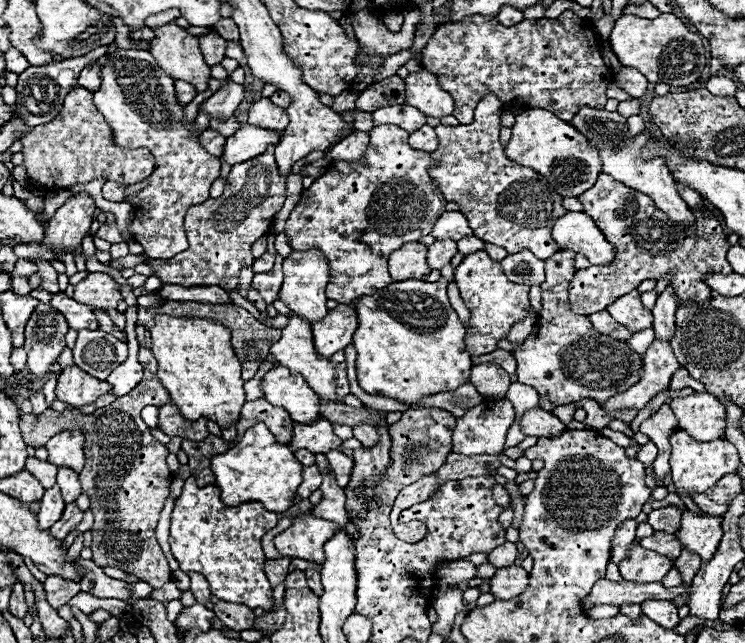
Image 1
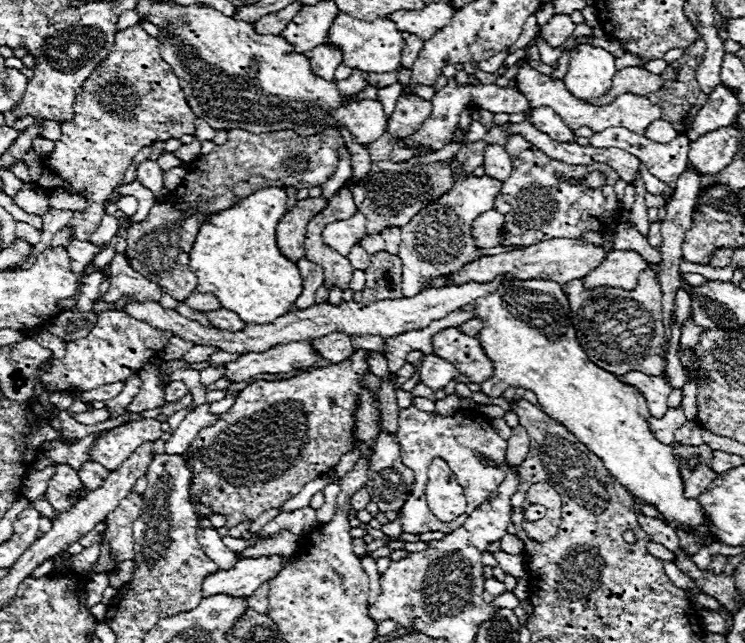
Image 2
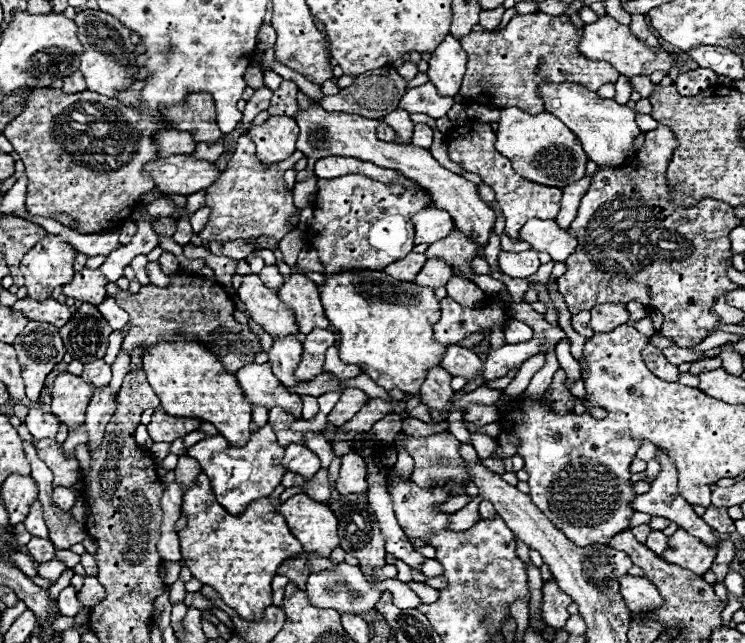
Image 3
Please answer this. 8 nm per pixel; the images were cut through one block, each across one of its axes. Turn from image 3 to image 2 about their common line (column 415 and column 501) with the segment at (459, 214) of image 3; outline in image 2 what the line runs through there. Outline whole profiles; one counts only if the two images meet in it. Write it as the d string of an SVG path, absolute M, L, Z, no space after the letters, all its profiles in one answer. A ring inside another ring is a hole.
M490 144L486 148L486 154L484 154L484 168L486 168L486 174L496 178L496 180L506 180L512 172L512 164L510 164L510 156L508 152L504 150L504 146L498 146L498 144Z

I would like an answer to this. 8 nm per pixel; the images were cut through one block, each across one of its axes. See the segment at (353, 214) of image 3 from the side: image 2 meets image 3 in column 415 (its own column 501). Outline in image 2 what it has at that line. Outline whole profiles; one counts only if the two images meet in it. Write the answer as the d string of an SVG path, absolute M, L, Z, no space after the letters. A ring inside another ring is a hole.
M510 134L508 138L506 138L506 144L504 144L504 148L506 148L506 152L510 154L510 160L512 160L512 174L508 176L508 180L504 180L504 184L502 184L502 190L500 190L500 194L496 196L496 200L494 200L494 210L496 212L500 212L502 216L504 216L504 240L502 240L502 246L532 246L532 244L536 244L536 242L542 242L542 240L550 240L550 238L572 238L572 240L582 240L582 234L584 232L606 232L608 228L610 228L610 222L612 222L612 214L616 214L616 218L620 218L622 216L622 206L620 206L620 202L618 202L618 198L616 198L616 192L614 192L614 184L616 184L616 180L618 180L618 172L612 168L612 166L608 166L608 164L604 164L604 162L594 162L594 164L588 164L588 166L576 166L576 164L564 164L564 162L560 162L560 160L554 160L554 158L550 158L550 156L546 156L542 150L538 150L532 142L528 142L522 134ZM594 170L602 170L606 176L608 176L608 182L606 182L606 186L602 188L602 190L598 190L598 192L592 192L592 190L588 190L586 186L580 186L580 184L570 184L568 180L570 178L578 178L578 176L586 176L588 172L594 172Z

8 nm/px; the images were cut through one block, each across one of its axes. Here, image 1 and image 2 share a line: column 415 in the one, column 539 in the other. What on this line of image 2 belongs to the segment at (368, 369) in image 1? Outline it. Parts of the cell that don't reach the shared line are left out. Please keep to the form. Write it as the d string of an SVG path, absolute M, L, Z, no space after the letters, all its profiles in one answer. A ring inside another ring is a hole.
M506 280L492 294L474 300L462 306L460 310L472 312L474 318L482 322L478 340L494 366L492 378L482 384L482 392L486 396L498 398L508 386L532 390L538 396L542 410L552 416L552 420L564 424L568 432L572 432L582 444L596 452L596 456L600 456L612 476L616 476L616 480L620 480L620 484L624 484L634 496L638 496L644 504L654 504L662 512L666 522L674 520L680 526L710 536L704 526L704 516L698 500L684 498L684 484L678 472L678 458L670 452L670 446L658 442L648 428L650 412L644 396L636 388L620 382L614 374L592 364L582 346L578 344L576 330L570 320L568 298L560 284L552 284L550 280Z

